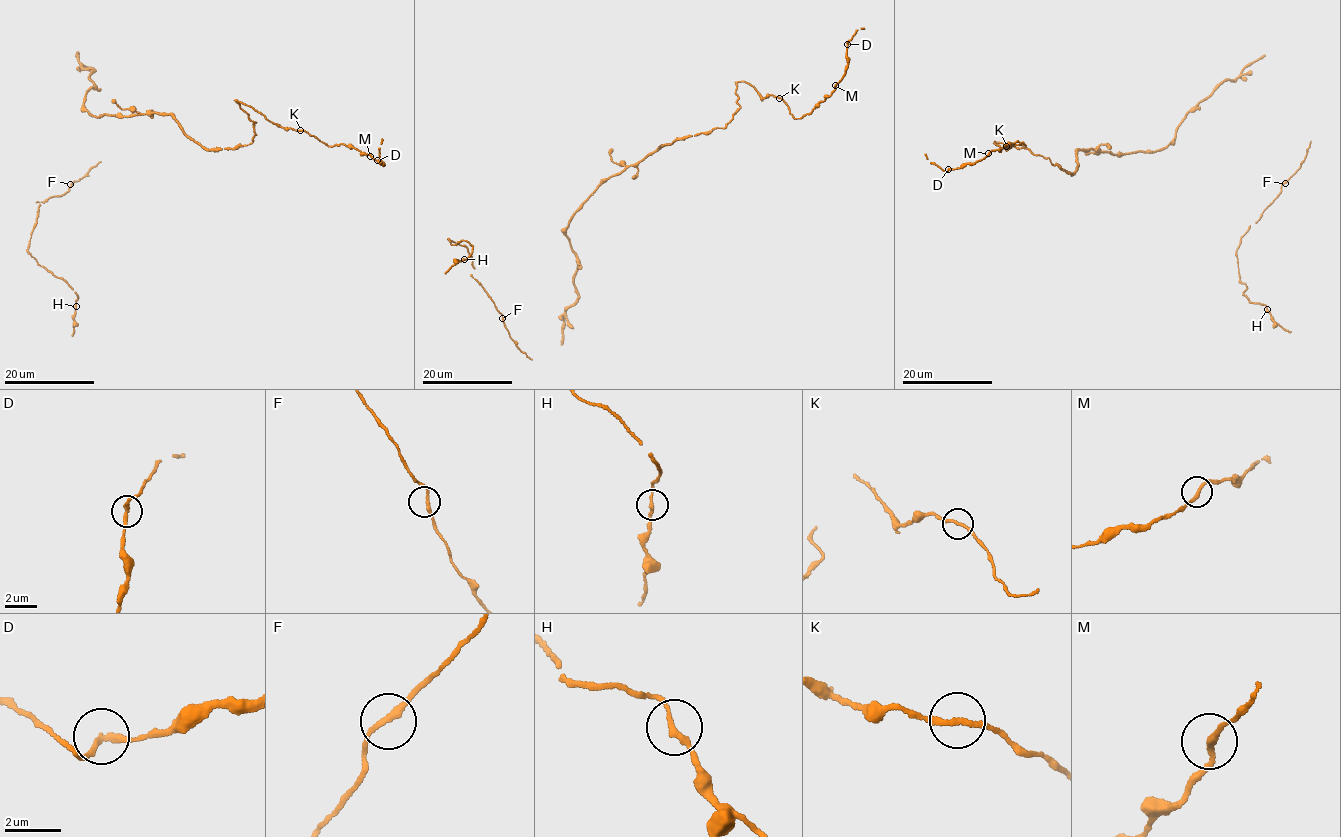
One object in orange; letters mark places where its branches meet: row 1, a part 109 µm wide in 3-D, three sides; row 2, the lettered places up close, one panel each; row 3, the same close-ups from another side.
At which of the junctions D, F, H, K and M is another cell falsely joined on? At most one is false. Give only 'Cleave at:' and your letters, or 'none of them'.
Cleave at: none of them

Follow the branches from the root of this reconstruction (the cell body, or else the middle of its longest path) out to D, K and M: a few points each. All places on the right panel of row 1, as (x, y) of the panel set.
D: (1086, 150), (1078, 150), (1071, 174), (1027, 149), (993, 142), (1025, 145), (1016, 140), (948, 169)
K: (1086, 150), (1078, 150), (1078, 163), (1071, 174), (1027, 149), (993, 142), (1006, 146)
M: (1086, 150), (1078, 150), (1071, 174), (1027, 149), (993, 142), (1004, 148), (1025, 145), (1016, 140), (988, 153)

